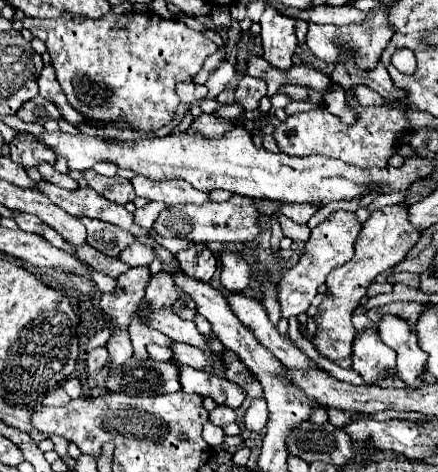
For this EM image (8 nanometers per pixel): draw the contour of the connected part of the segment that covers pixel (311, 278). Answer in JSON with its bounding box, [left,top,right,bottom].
[276,211,362,319]

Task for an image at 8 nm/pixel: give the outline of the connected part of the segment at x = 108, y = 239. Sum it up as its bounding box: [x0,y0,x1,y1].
[82,217,136,257]

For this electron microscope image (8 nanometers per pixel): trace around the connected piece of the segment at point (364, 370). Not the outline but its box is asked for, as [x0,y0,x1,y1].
[352,329,394,385]

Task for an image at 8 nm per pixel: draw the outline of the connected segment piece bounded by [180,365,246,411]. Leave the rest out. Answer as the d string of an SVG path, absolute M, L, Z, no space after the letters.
M180 365L180 379L182 379L182 389L186 393L196 393L200 397L210 397L214 399L216 405L226 405L230 409L240 409L244 399L246 399L246 393L242 391L240 385L224 379L224 377L218 377L218 375L212 375L212 373L206 373L206 371L198 371L198 369L192 369L192 367L182 367Z

